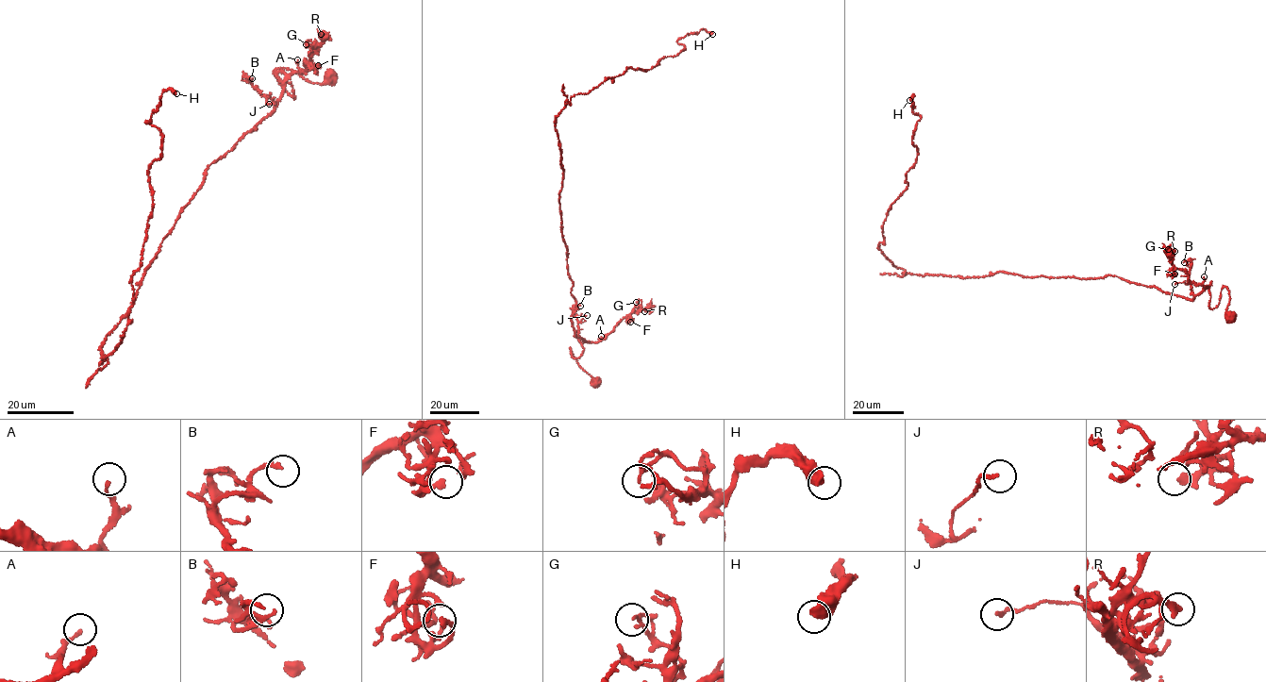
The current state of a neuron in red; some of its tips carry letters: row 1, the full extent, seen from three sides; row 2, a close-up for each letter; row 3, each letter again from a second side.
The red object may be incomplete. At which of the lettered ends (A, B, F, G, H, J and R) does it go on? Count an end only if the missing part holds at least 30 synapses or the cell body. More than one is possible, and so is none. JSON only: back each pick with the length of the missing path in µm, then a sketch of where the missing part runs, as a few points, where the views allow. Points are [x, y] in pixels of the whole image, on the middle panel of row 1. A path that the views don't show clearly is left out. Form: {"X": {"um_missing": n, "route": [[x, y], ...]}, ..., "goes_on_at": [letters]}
{"goes_on_at": []}

